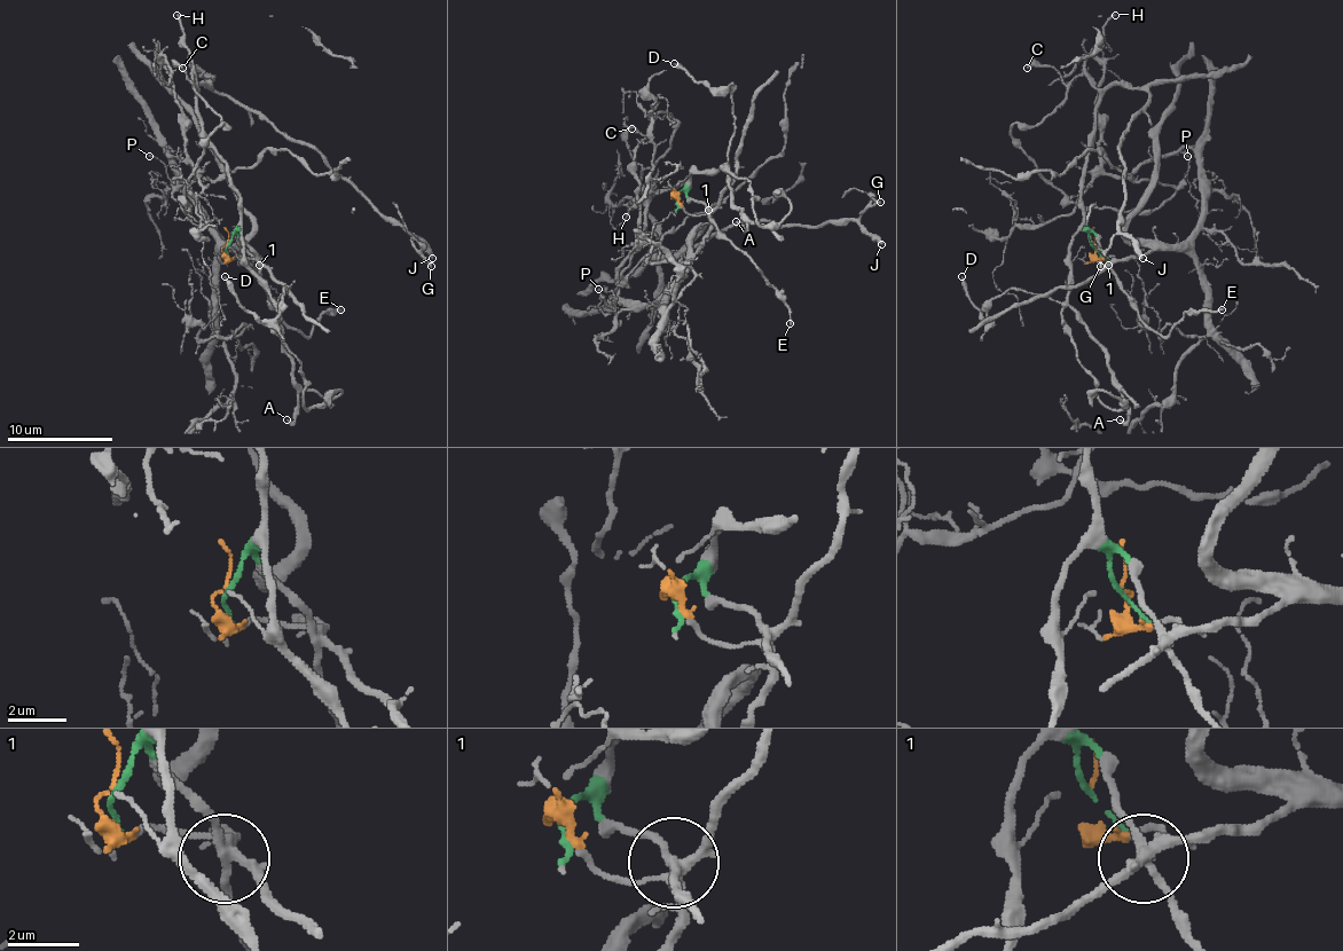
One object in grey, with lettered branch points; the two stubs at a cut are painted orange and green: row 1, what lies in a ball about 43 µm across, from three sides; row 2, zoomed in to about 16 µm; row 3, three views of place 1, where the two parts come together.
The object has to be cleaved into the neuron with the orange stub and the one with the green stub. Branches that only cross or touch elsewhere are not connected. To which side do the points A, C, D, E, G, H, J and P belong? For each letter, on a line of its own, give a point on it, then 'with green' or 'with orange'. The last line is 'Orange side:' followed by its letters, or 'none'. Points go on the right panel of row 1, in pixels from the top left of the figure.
A: place (1120, 419); with green
C: place (1027, 68); with green
D: place (961, 276); with green
E: place (1222, 309); with green
G: place (1100, 266); with green
H: place (1115, 15); with green
J: place (1143, 258); with green
P: place (1187, 156); with green
Orange side: none

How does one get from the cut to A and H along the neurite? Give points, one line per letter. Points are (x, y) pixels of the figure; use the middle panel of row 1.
A: (677, 194), (692, 170), (724, 170), (730, 194), (743, 212), (743, 228), (735, 220)
H: (677, 194), (690, 183), (661, 189), (645, 202), (643, 186), (627, 218)

